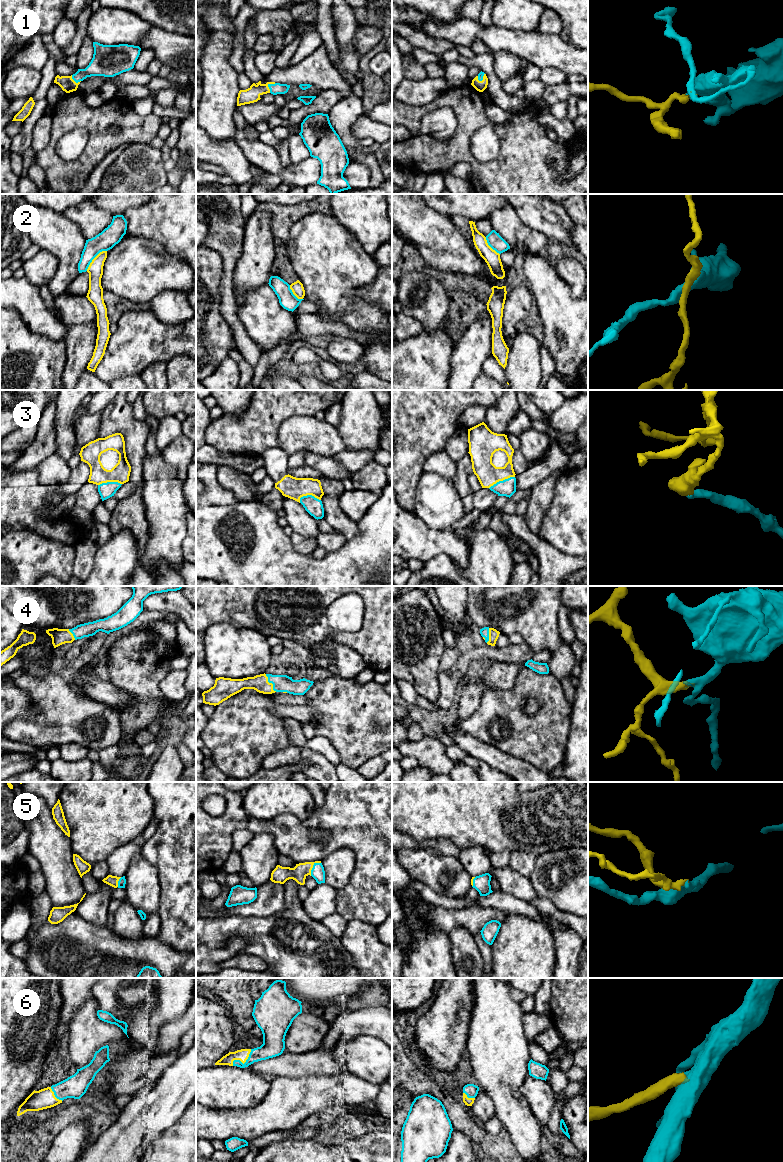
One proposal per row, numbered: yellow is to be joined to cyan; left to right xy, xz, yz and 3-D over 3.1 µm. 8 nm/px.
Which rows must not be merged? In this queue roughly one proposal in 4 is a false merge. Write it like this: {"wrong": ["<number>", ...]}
{"wrong": ["2"]}

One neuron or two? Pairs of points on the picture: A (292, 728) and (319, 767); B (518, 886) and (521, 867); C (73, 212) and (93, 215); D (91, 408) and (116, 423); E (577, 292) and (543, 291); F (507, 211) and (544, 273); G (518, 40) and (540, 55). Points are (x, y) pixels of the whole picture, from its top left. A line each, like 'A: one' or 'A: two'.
A: one
B: two
C: one
D: two
E: two
F: two
G: one

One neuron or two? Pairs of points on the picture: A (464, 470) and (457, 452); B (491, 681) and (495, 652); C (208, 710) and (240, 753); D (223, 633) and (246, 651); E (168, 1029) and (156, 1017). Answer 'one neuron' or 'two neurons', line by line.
A: two neurons
B: two neurons
C: two neurons
D: one neuron
E: two neurons

